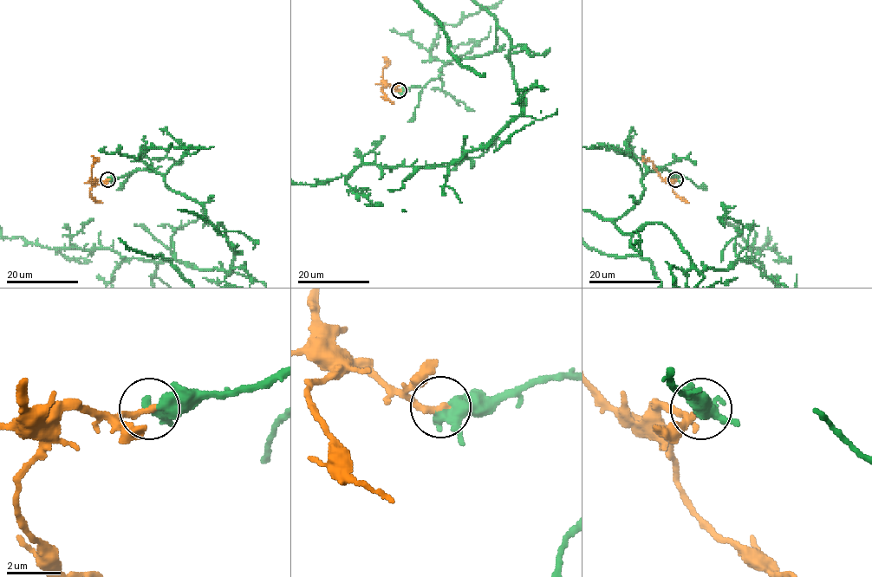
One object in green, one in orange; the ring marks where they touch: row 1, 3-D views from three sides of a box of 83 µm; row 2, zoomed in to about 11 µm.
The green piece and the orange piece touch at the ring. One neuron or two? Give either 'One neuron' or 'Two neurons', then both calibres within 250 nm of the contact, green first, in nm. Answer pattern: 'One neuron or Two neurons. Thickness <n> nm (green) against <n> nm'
One neuron. Thickness 440 nm (green) against 260 nm

